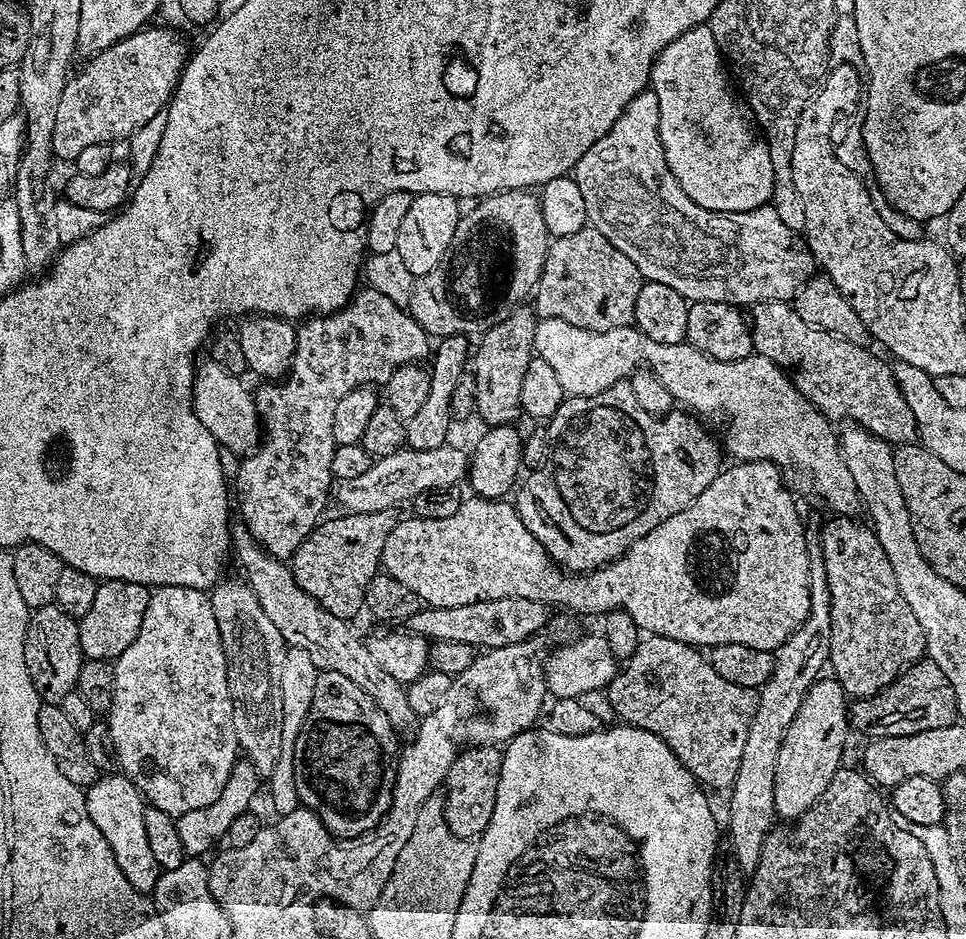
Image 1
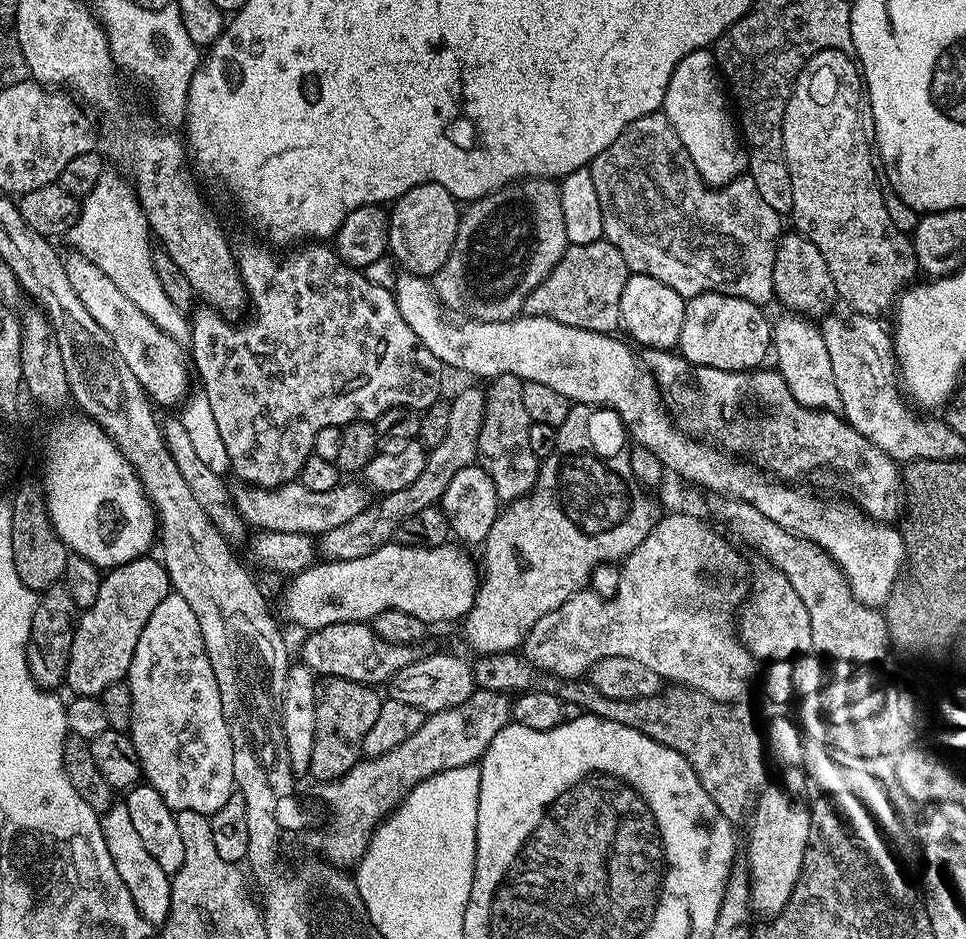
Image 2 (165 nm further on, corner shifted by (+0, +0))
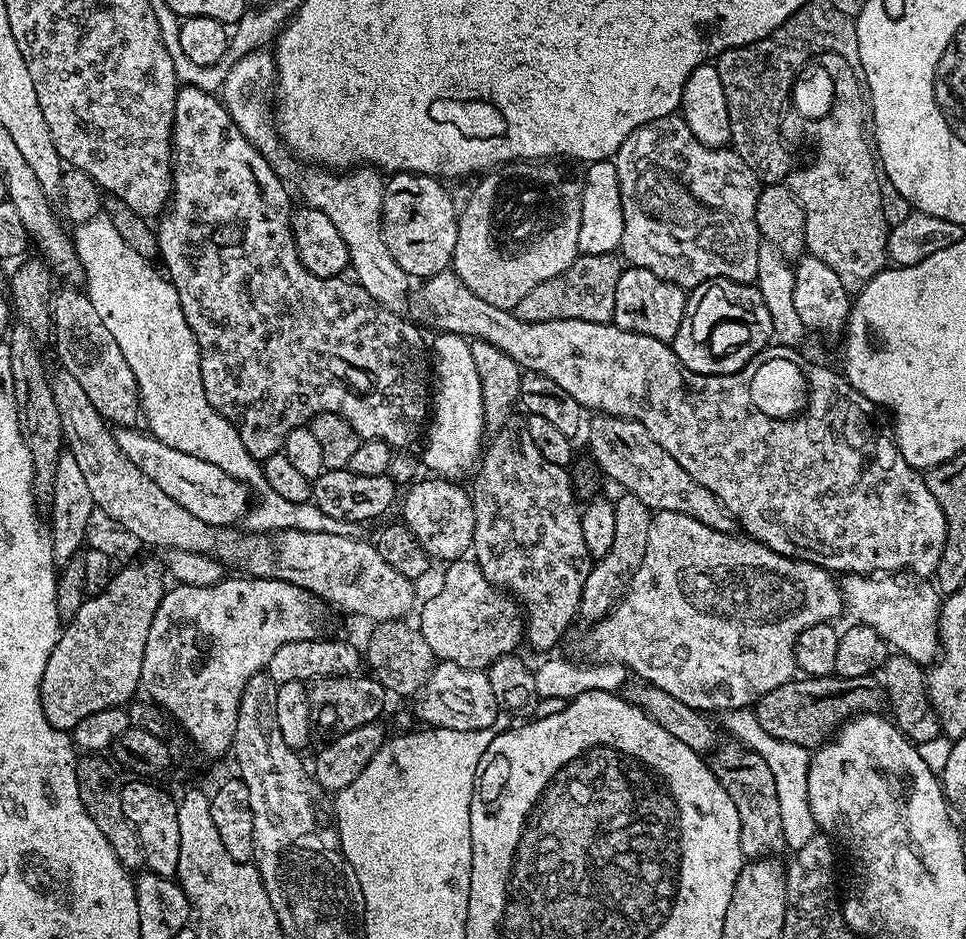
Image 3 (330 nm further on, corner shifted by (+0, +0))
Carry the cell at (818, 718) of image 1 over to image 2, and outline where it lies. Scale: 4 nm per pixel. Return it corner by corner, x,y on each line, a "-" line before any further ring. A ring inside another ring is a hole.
766,786
756,799
756,807
750,813
750,823
747,825
746,863
752,911
757,917
774,917
786,906
802,870
802,858
806,854
810,836
811,817
809,805
795,800
784,788

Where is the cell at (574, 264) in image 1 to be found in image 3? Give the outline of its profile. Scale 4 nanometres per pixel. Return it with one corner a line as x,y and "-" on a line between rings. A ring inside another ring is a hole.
616,252
606,254
577,255
573,264
566,266
562,274
546,278
514,309
516,316
528,323
546,322
550,319
581,320
582,322
613,323
614,294
618,290
618,278
622,260

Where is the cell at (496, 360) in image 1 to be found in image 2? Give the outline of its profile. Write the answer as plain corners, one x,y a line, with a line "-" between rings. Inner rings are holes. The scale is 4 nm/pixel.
498,376
489,384
492,385
487,385
484,393
486,410
482,430
478,434
476,455
479,467
483,468
490,482
494,482
497,501
511,502
532,491
540,473
541,461
536,459
534,450
530,450
530,426
533,422
522,402
524,381
517,376

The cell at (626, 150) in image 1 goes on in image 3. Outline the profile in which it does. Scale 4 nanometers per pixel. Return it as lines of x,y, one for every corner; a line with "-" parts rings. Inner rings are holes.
673,114
657,120
650,120
647,124
634,129
626,138
626,142
618,145
614,159
618,170
618,190
622,198
622,242
619,251
631,267
650,270
654,274
658,274
658,278
668,280
685,290
694,289
702,282
714,278
726,278
743,284
755,281
758,274
758,246
762,243
760,231
756,225
756,203
762,185
750,170
750,166
746,166
746,162
742,162
742,158
738,158
738,154
733,152
731,147
711,148
698,142
698,138
694,138
694,134
690,134
690,126
686,126
684,117

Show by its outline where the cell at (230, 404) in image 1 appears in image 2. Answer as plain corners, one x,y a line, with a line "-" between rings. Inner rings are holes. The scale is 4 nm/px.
72,250
69,251
69,256
63,257
64,269
66,270
66,278
70,278
70,286
74,286
74,294
78,294
79,301
82,302
82,306
86,306
86,311
89,312
90,318
94,318
94,322
98,322
98,326
102,326
102,330
106,330
106,334
110,334
110,342
114,342
114,346
118,350
118,354
122,354
122,362
126,362
126,366
130,366
131,372
134,374
134,378
138,378
138,382
144,387
147,393
148,399
153,405
159,406
159,404
172,404
179,398
183,392
184,387
188,384
188,372
184,369
184,360
186,364
186,352
179,348
177,341
173,337
168,336
158,326
154,326
154,322
150,322
150,318
146,318
142,314
142,310
138,310
138,306
134,306
134,302
130,302
130,298
126,298
126,294
122,294
122,290
118,290
118,286
114,286
114,282
110,278
106,278
106,274
102,274
102,270
98,270
98,266
94,266
94,262
90,262
90,258
86,258
80,252

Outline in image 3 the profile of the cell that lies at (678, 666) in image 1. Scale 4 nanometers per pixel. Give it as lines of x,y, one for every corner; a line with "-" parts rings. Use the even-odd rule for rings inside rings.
728,742
711,753
712,773
722,782
722,790
730,794
738,810
740,849
745,861
771,857
785,847
777,787
766,762
749,748
737,742

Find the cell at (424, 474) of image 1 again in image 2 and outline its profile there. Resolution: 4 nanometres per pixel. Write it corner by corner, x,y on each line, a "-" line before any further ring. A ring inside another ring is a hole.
299,482
283,484
277,488
255,488
253,484
241,483
240,488
231,489
232,504
244,520
245,525
265,532
285,532
319,538
334,526
343,526
350,518
362,514
370,503
370,496
359,483
341,483
334,490
306,490

